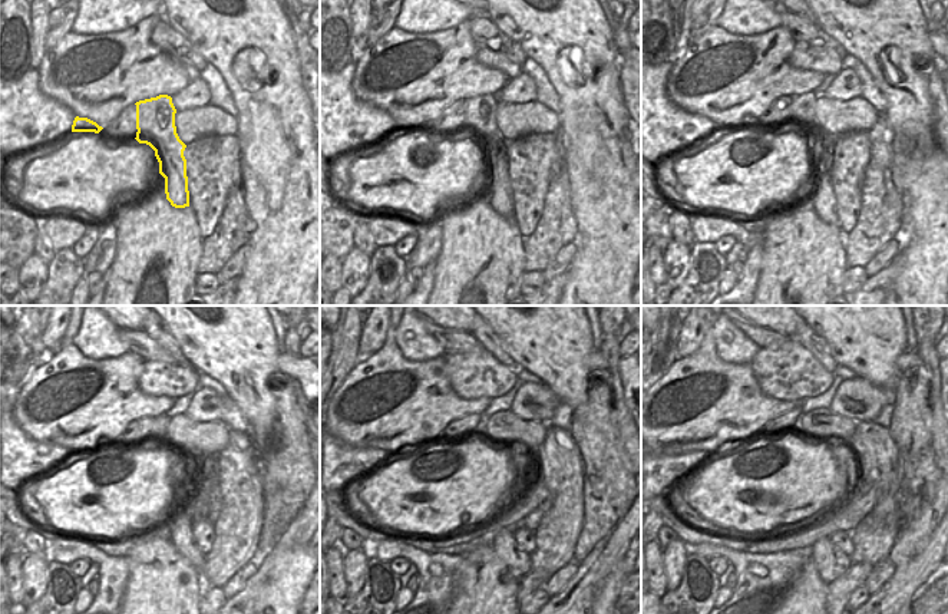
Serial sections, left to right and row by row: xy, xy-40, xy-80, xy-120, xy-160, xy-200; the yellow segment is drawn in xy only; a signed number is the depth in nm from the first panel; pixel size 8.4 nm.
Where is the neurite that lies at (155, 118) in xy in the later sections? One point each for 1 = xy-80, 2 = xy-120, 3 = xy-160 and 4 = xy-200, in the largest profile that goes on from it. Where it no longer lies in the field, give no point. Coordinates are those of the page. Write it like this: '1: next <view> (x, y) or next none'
1: next xy-80 (822, 197)
2: next xy-120 (182, 538)
3: next xy-160 (518, 563)
4: next xy-200 (831, 563)

